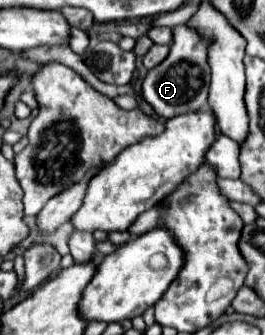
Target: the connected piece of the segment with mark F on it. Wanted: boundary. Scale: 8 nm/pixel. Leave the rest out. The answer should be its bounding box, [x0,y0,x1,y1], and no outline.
[143,26,209,118]

